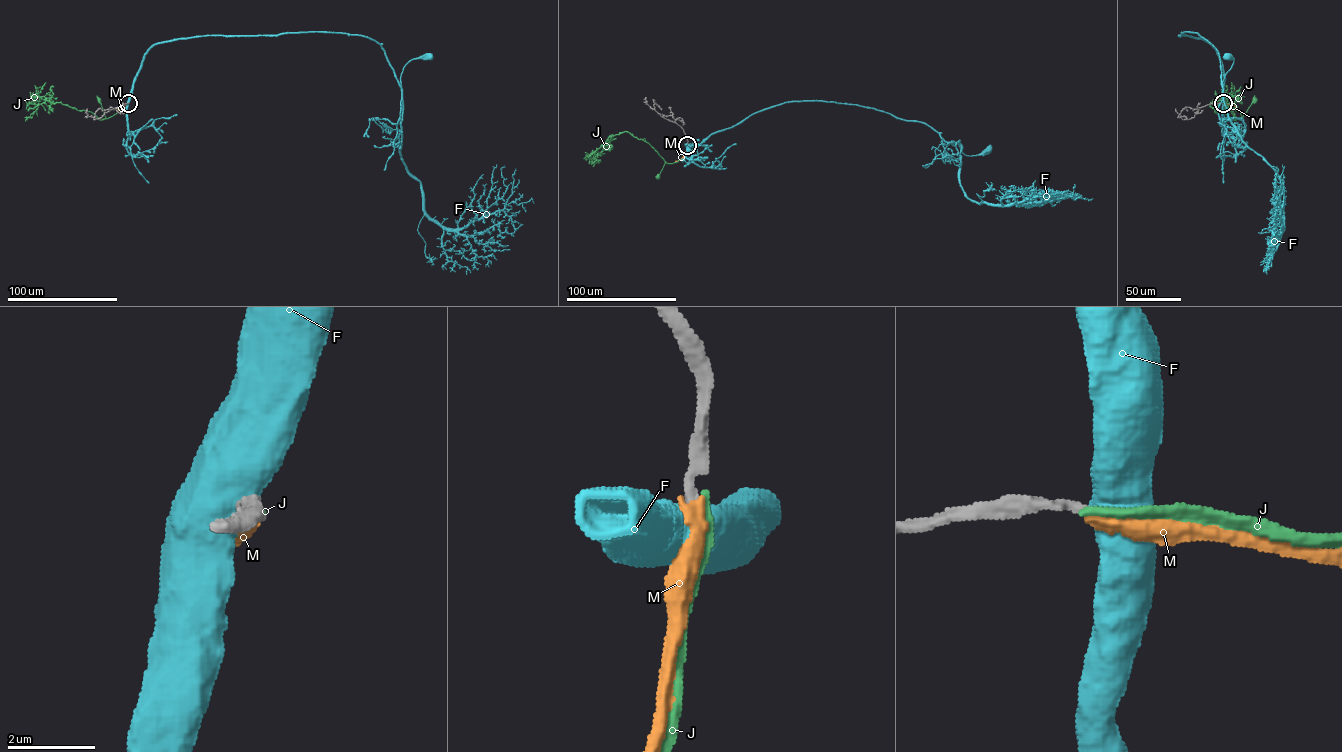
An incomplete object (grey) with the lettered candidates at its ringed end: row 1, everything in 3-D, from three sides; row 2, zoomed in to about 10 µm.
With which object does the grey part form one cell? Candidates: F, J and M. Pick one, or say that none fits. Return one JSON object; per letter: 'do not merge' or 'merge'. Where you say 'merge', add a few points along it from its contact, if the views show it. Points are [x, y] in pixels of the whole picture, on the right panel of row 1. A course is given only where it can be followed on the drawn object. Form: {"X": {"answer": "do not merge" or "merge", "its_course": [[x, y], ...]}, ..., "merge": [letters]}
{"F": {"answer": "do not merge"}, "J": {"answer": "merge", "its_course": [[1223, 103], [1235, 105], [1240, 118], [1255, 100]]}, "M": {"answer": "do not merge"}, "merge": ["J"]}

